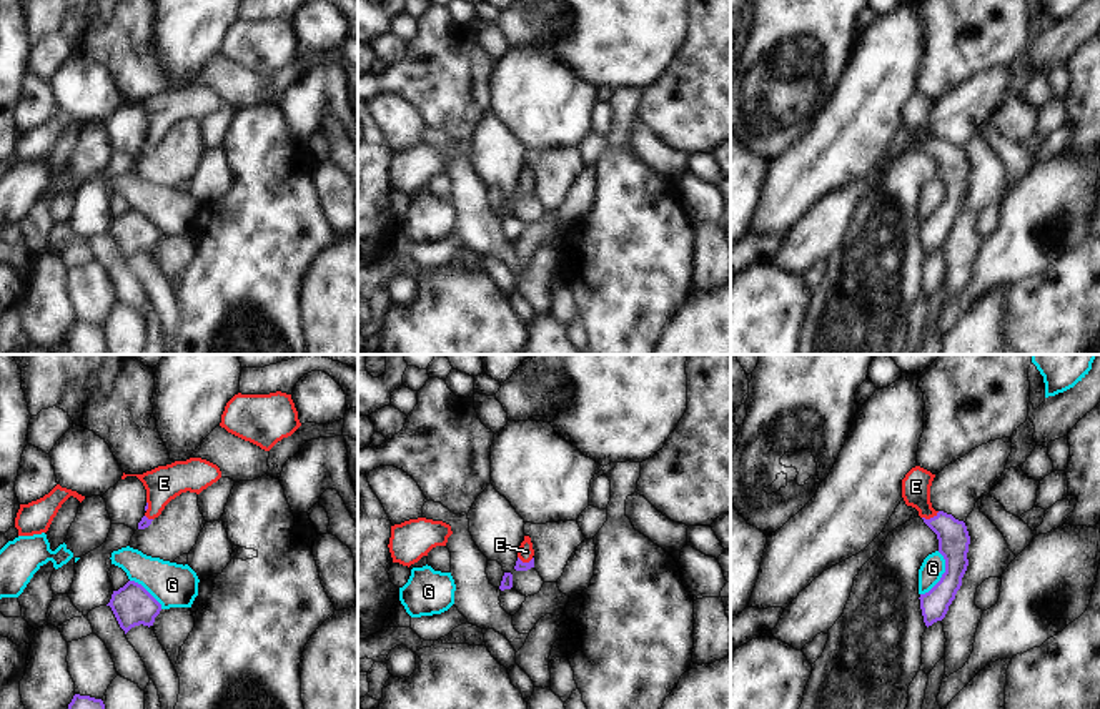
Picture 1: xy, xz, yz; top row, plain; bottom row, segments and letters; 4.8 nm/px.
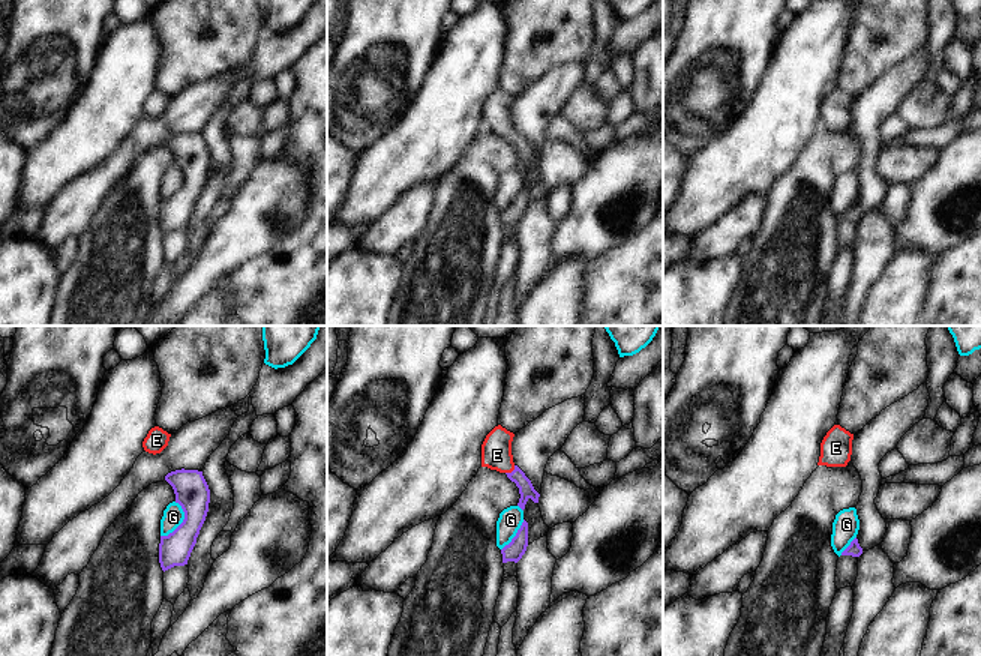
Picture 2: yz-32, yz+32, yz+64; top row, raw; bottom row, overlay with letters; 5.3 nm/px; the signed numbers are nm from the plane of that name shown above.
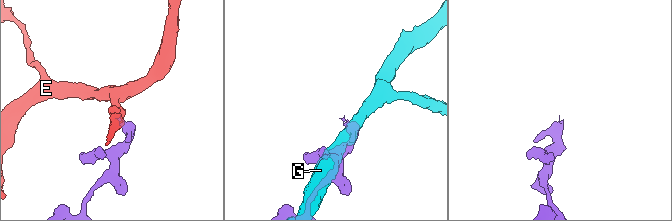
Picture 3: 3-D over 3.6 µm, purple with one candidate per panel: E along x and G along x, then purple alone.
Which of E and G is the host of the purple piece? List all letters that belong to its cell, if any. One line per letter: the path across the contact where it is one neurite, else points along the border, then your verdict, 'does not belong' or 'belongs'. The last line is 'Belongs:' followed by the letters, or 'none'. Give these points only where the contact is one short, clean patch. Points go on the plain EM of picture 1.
E: runs through yz (952, 162), (931, 145), (916, 120), (916, 114); belongs
G: does not belong
Belongs: E

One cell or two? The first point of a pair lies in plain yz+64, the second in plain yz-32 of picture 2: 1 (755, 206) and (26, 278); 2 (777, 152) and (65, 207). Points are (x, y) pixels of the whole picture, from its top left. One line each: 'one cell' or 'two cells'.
1: two cells
2: two cells

